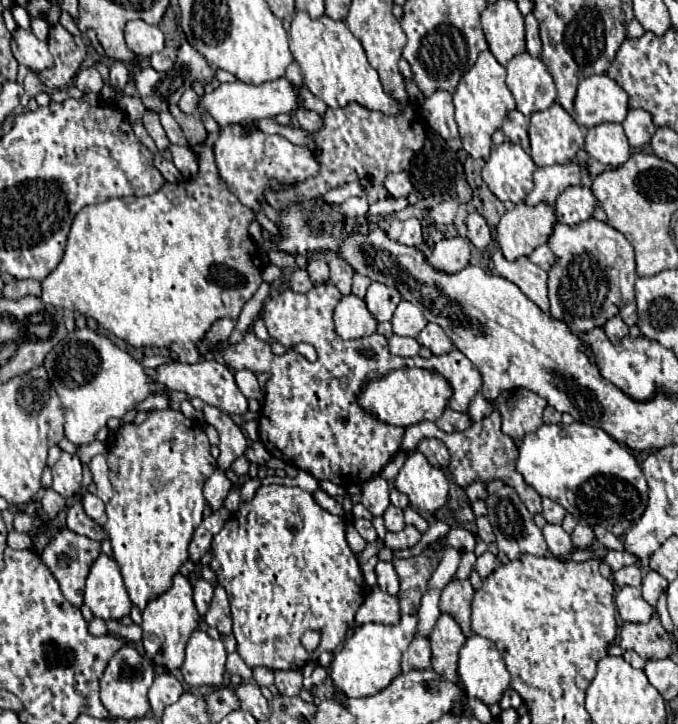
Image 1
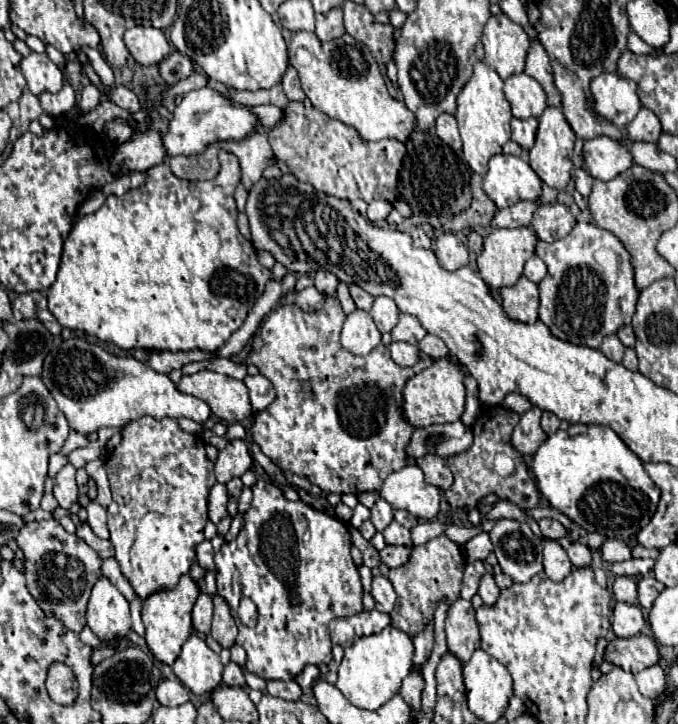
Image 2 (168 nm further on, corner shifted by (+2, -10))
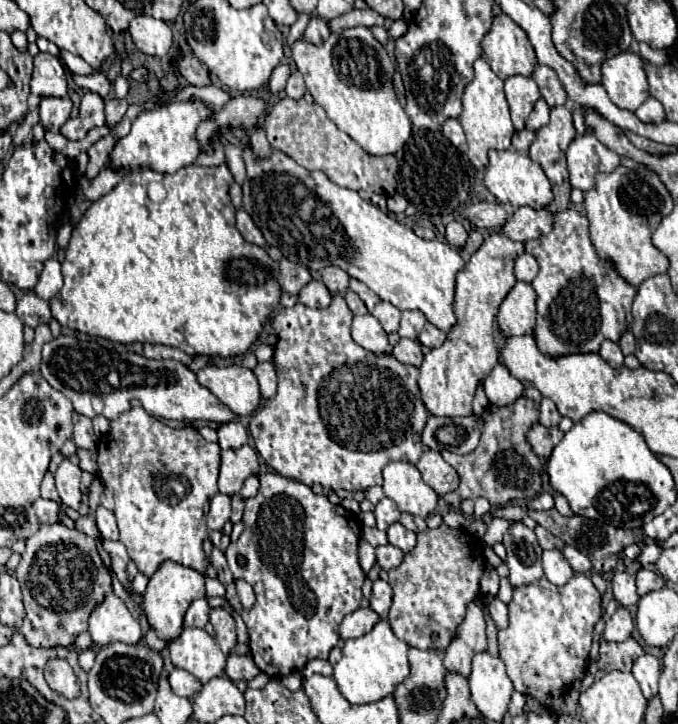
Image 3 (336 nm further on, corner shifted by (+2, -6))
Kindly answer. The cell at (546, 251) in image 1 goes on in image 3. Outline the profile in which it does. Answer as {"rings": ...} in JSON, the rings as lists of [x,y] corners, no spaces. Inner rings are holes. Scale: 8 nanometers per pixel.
{"rings":[[[521,254],[515,260],[515,278],[521,282],[531,282],[539,272],[537,260],[531,254]]]}

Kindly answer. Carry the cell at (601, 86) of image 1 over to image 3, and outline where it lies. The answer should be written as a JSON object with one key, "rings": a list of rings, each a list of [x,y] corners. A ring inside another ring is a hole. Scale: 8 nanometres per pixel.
{"rings":[[[625,50],[611,56],[603,62],[601,72],[601,84],[619,108],[635,112],[649,98],[645,60],[637,52]]]}

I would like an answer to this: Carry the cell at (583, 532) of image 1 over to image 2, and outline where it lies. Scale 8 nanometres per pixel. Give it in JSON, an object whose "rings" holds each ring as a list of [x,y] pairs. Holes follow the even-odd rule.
{"rings":[[[575,542],[567,550],[567,554],[569,554],[573,566],[577,566],[577,568],[583,568],[583,566],[589,566],[591,564],[591,550],[585,544],[581,544],[581,542]]]}

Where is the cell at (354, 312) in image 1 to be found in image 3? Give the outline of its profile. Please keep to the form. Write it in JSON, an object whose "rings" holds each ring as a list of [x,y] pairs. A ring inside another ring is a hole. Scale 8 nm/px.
{"rings":[[[371,314],[355,316],[353,326],[351,326],[351,334],[359,346],[363,346],[365,350],[369,350],[373,354],[391,354],[391,350],[393,350],[383,326]]]}

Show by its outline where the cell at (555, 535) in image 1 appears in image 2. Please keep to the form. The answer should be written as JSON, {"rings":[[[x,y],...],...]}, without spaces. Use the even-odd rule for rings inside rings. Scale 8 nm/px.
{"rings":[[[545,538],[543,542],[545,550],[543,550],[543,566],[545,572],[551,580],[563,580],[563,576],[567,576],[571,572],[571,560],[567,560],[567,552],[561,548],[561,544],[557,540],[549,540]]]}

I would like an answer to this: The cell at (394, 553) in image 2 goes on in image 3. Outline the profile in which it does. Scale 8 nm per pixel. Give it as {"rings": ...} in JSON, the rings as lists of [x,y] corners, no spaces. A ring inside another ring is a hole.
{"rings":[[[385,544],[385,546],[379,546],[377,548],[377,564],[383,570],[397,568],[401,562],[403,562],[403,552],[399,548],[395,548],[391,544]]]}

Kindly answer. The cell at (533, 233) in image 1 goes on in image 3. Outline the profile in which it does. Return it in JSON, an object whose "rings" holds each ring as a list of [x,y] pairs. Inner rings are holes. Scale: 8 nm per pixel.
{"rings":[[[493,232],[485,238],[481,248],[469,258],[469,262],[457,274],[455,302],[453,302],[457,324],[447,332],[447,340],[443,342],[443,346],[433,348],[429,354],[425,354],[425,360],[419,368],[421,396],[423,396],[423,402],[427,404],[427,410],[433,416],[469,416],[469,414],[473,414],[471,404],[475,398],[475,390],[481,384],[481,380],[485,380],[491,374],[491,368],[495,368],[495,364],[499,362],[499,350],[495,344],[495,314],[497,314],[503,298],[507,296],[507,292],[517,282],[515,274],[513,274],[513,264],[517,260],[517,256],[521,256],[523,252],[525,252],[525,248],[521,242],[513,242],[507,236],[503,236],[501,232]]]}

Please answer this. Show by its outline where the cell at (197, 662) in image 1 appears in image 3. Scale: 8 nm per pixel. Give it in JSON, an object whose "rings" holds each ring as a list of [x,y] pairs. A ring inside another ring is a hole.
{"rings":[[[185,628],[179,638],[169,644],[169,652],[177,668],[199,676],[203,684],[221,676],[225,670],[227,656],[221,652],[215,636],[207,634],[203,628]]]}

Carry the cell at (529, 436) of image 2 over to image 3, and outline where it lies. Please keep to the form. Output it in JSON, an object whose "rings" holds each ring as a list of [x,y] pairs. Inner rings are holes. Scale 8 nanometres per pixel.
{"rings":[[[535,424],[535,426],[529,430],[527,440],[529,440],[529,444],[533,446],[533,452],[535,452],[539,458],[547,460],[547,458],[551,456],[553,448],[561,441],[563,436],[564,432],[558,427],[545,428],[545,426],[541,426],[541,424]]]}

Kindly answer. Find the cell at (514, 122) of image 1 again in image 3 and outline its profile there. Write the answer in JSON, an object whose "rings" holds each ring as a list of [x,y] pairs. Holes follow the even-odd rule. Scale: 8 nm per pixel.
{"rings":[[[539,98],[533,112],[531,112],[531,116],[529,116],[529,120],[527,120],[527,128],[537,132],[541,126],[547,124],[547,120],[549,120],[549,106],[543,98]]]}

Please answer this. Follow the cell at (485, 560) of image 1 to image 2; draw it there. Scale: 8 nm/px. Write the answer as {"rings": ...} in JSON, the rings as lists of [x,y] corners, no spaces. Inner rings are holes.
{"rings":[[[483,574],[481,576],[481,582],[479,582],[479,592],[477,592],[481,598],[483,598],[483,604],[495,604],[497,596],[499,596],[499,586],[493,578],[493,574]]]}

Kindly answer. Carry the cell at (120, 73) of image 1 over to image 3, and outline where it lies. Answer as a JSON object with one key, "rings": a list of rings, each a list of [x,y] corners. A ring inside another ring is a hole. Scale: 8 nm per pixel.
{"rings":[[[119,98],[109,100],[105,104],[105,124],[107,126],[115,126],[123,118],[125,110],[127,110],[127,102],[125,100],[119,100]]]}

